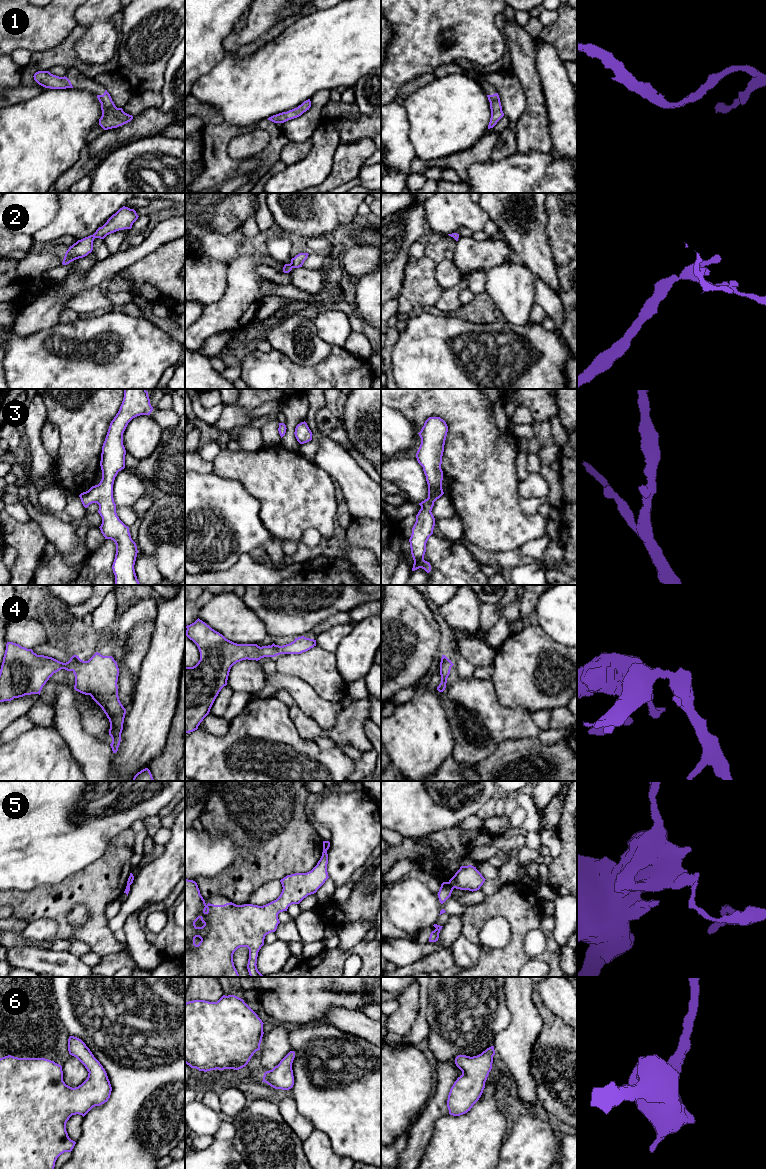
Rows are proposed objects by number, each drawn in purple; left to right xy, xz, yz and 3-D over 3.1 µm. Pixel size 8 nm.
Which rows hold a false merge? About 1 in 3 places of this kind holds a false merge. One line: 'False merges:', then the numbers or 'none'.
False merges: 5

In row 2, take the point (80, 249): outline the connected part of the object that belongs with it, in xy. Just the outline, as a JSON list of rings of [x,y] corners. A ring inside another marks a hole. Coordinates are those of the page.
[[[123,206],[113,214],[102,227],[99,227],[93,235],[78,240],[70,246],[65,253],[62,264],[67,265],[74,260],[83,258],[91,253],[95,238],[104,239],[107,235],[116,231],[131,229],[138,217],[139,216],[134,209]]]

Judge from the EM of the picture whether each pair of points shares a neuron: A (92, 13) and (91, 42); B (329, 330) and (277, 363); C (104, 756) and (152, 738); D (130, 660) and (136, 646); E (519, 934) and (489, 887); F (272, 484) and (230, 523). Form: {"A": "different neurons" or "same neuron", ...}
{"A": "same neuron", "B": "different neurons", "C": "different neurons", "D": "same neuron", "E": "different neurons", "F": "different neurons"}

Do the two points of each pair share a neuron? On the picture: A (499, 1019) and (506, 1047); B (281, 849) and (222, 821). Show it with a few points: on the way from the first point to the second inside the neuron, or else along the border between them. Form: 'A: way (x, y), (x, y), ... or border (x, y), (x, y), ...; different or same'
A: border (508, 1007), (510, 1022), (495, 1036), (492, 1045); different
B: way (266, 835), (246, 835), (237, 827); same

